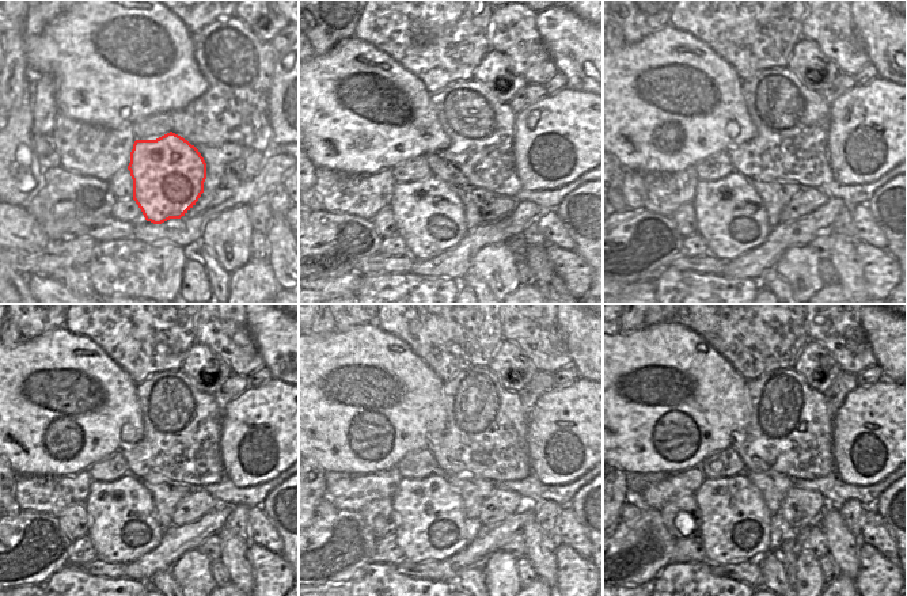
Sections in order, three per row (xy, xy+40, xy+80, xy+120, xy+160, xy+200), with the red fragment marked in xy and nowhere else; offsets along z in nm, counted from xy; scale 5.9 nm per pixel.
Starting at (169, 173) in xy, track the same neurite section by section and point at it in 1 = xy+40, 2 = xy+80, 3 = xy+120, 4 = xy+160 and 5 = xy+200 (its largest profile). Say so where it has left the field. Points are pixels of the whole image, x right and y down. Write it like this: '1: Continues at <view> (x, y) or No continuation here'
1: Continues at xy+40 (429, 215)
2: Continues at xy+80 (731, 215)
3: Continues at xy+120 (121, 520)
4: Continues at xy+160 (429, 524)
5: Continues at xy+200 (733, 524).

